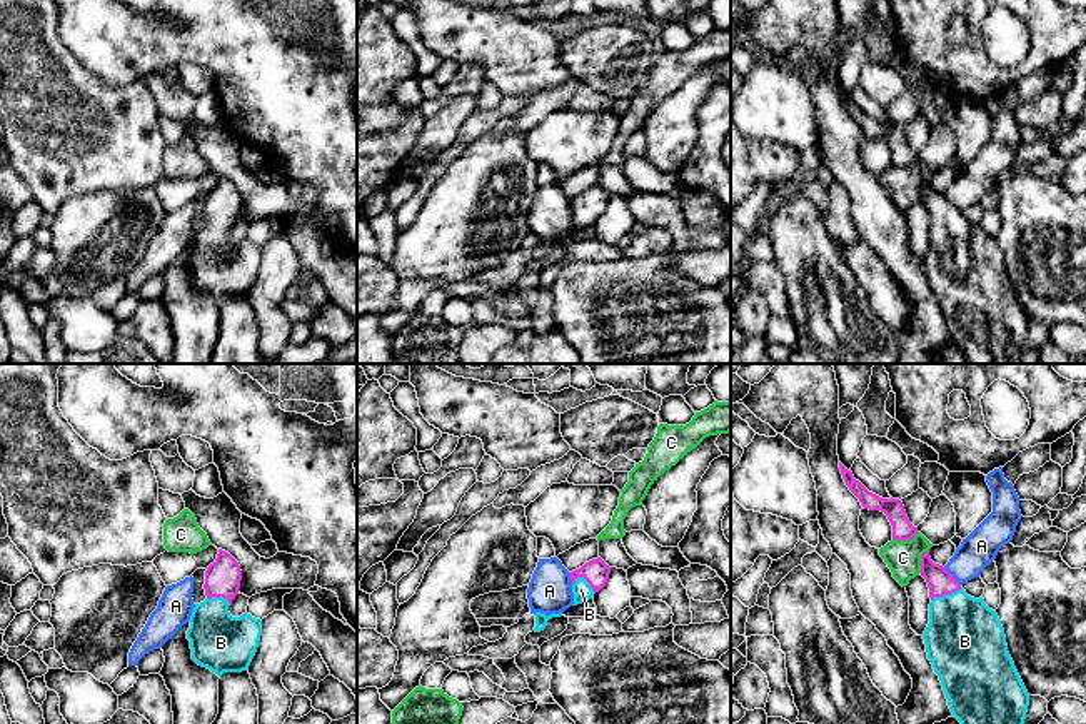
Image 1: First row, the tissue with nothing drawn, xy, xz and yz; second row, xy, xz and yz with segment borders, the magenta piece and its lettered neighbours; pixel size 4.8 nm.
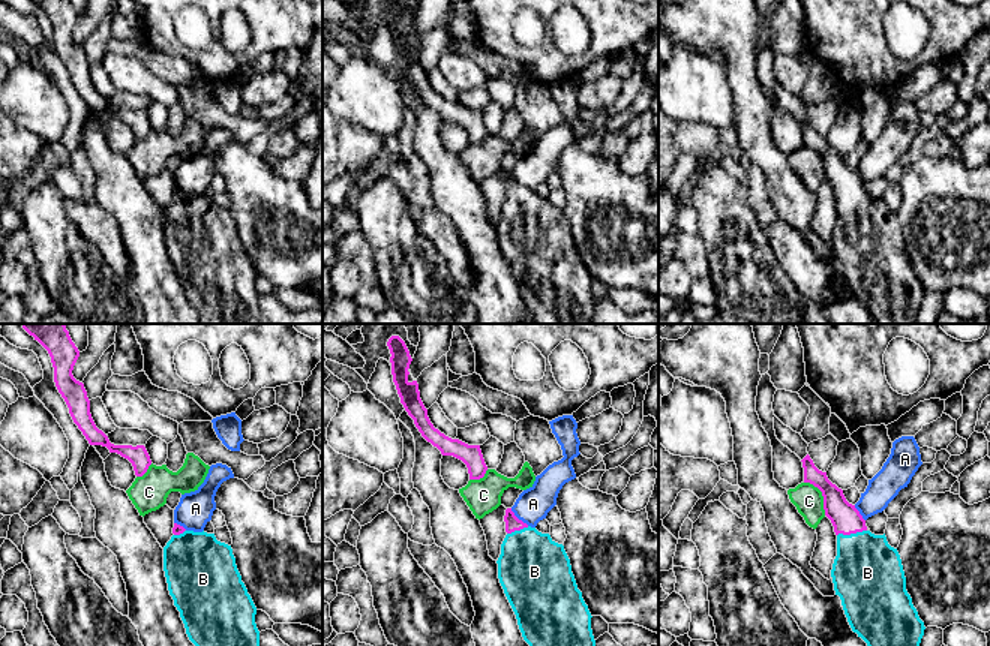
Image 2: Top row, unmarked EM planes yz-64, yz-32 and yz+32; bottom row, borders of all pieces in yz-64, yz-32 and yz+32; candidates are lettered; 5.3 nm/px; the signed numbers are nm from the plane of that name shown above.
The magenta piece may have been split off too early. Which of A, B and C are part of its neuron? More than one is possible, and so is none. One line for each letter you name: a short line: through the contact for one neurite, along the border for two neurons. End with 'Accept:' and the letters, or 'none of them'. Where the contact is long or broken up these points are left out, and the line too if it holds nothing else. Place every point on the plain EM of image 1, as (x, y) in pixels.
B: line yz (940, 207), (946, 221), (965, 267)
Accept: B

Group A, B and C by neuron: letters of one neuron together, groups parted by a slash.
A / B / C

